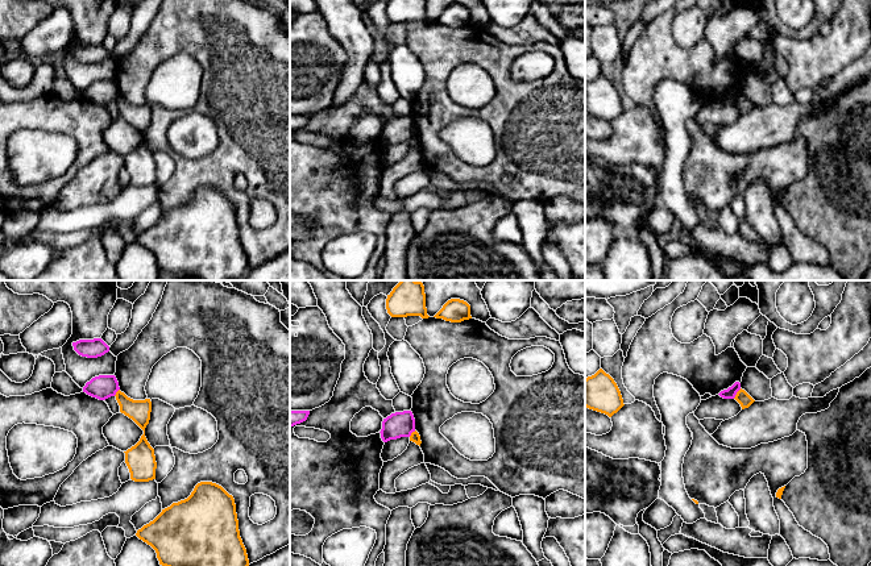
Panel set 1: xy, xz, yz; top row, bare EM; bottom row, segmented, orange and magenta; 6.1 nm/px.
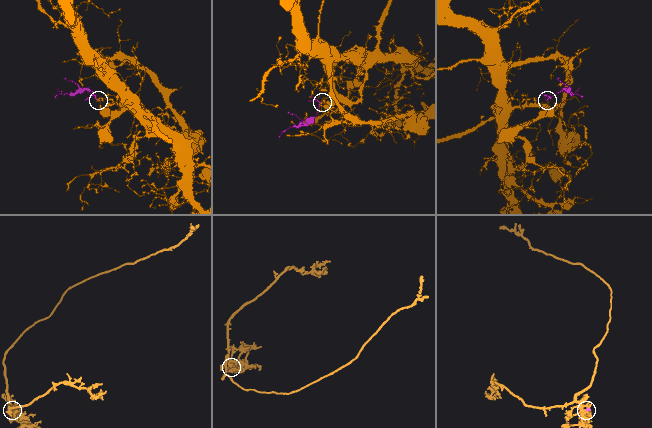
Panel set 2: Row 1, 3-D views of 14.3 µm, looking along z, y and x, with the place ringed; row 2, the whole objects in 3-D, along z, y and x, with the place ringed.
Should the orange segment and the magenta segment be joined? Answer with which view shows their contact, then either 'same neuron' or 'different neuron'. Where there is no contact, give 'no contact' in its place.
yz | different neuron

